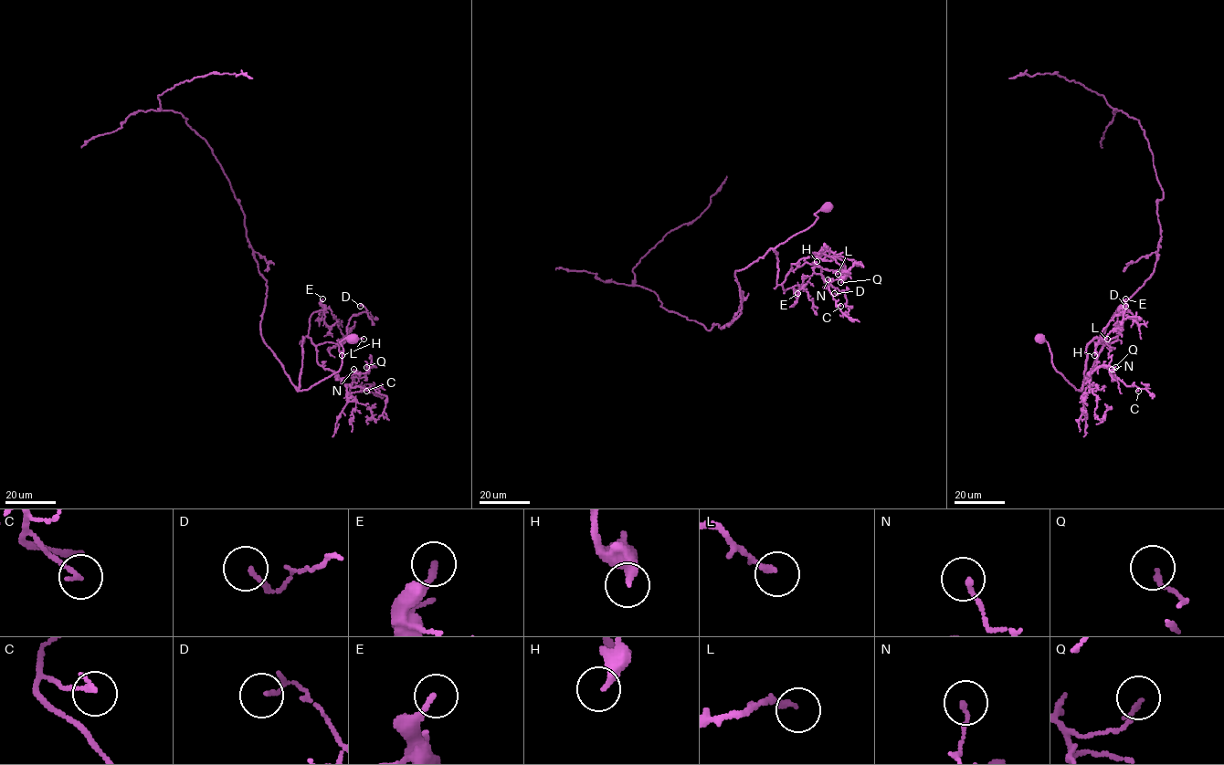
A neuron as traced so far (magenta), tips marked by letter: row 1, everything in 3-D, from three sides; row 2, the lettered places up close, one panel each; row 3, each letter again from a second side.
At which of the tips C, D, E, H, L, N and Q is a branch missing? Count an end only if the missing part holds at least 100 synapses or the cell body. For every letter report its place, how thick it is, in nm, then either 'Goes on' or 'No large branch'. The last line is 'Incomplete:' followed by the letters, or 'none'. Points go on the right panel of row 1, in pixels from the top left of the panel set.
C: Place: (1138, 391). Thickness 170 nm. No large branch
D: Place: (1125, 306). Thickness 90 nm. No large branch
E: Place: (1125, 298). Thickness 200 nm. Goes on
H: Place: (1094, 355). Thickness 280 nm. No large branch
L: Place: (1107, 339). Thickness 180 nm. No large branch
N: Place: (1112, 369). Thickness 140 nm. No large branch
Q: Place: (1115, 367). Thickness 130 nm. No large branch
Incomplete: E

